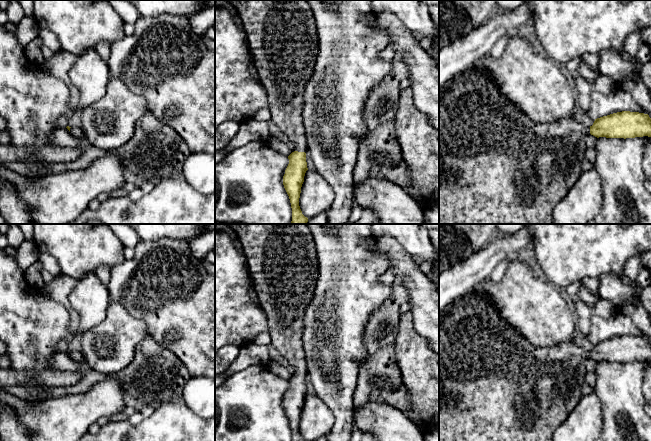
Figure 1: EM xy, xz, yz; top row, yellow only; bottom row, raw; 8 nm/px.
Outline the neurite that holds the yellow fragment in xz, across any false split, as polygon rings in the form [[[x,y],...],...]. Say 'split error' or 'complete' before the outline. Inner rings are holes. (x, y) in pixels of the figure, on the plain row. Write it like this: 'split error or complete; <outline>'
split error; [[[225,224],[243,244],[253,289],[267,317],[271,344],[286,358],[294,372],[283,409],[289,420],[292,441],[305,441],[299,430],[307,392],[306,361],[302,343],[303,319],[315,293],[319,274],[315,243],[307,224]]]

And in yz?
split error; [[[470,293],[464,294],[459,298],[455,299],[448,306],[448,312],[443,317],[442,321],[439,323],[439,441],[553,441],[553,435],[556,429],[561,426],[564,421],[568,418],[571,412],[575,409],[576,405],[579,403],[580,399],[583,397],[581,392],[581,387],[578,384],[578,367],[581,362],[584,360],[591,358],[597,362],[606,361],[606,362],[635,362],[635,361],[643,361],[648,360],[651,361],[651,342],[648,338],[639,337],[639,336],[630,336],[630,335],[622,335],[613,337],[607,340],[603,340],[595,343],[592,350],[584,350],[573,343],[561,343],[559,345],[555,345],[553,347],[536,347],[532,343],[530,343],[527,339],[525,339],[519,332],[512,328],[507,322],[500,316],[499,312],[495,308],[493,304],[489,301],[489,296],[479,293]]]

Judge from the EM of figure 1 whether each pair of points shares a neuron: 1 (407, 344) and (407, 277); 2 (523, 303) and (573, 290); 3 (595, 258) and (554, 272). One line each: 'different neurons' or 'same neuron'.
1: different neurons
2: different neurons
3: same neuron

